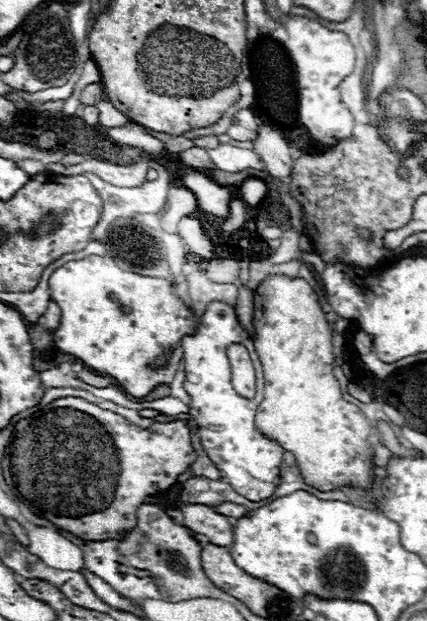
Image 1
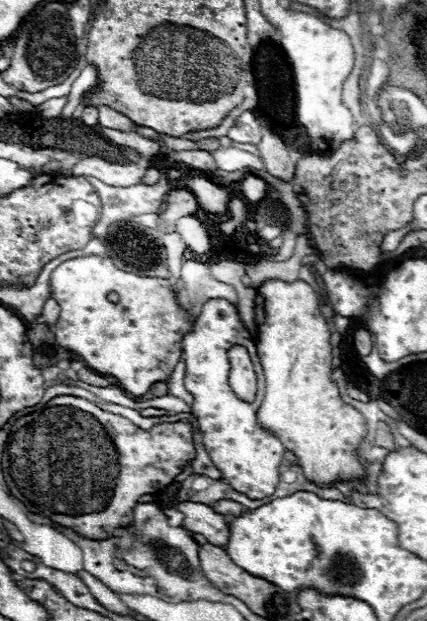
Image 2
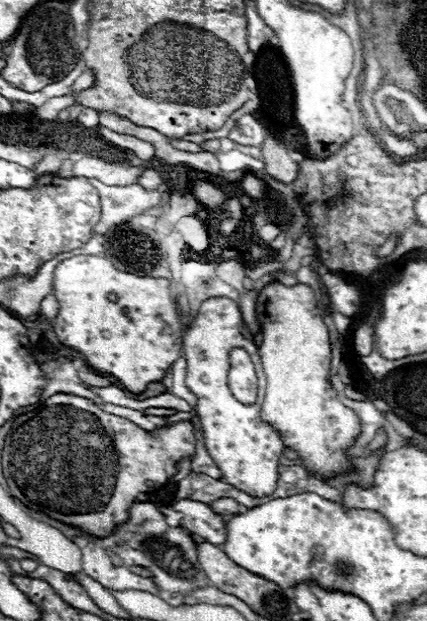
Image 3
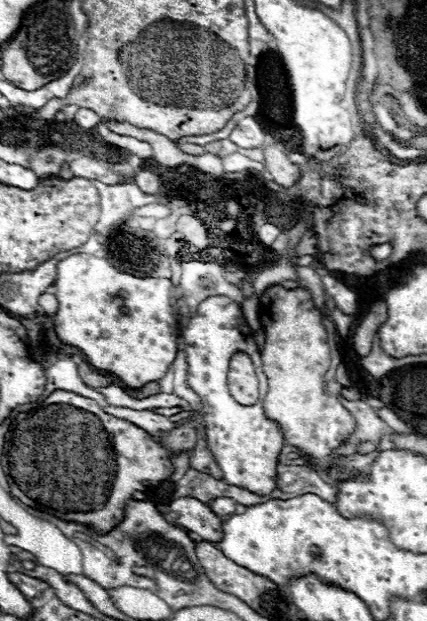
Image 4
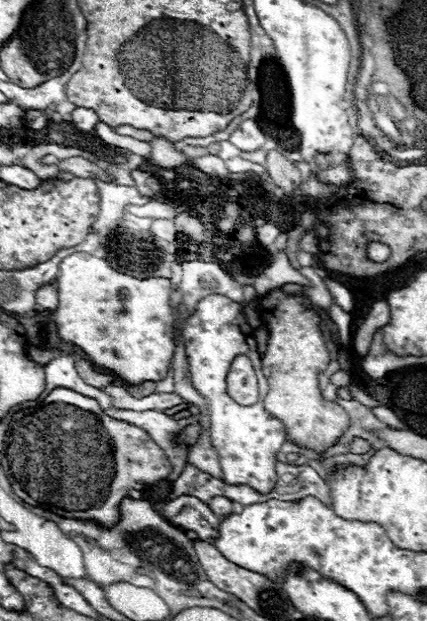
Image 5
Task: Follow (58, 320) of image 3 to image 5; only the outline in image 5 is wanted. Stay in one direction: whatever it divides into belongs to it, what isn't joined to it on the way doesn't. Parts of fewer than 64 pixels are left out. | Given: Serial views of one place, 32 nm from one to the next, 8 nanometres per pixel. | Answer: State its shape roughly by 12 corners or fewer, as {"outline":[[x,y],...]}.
{"outline":[[62,260],[64,342],[132,384],[166,378],[170,280]]}

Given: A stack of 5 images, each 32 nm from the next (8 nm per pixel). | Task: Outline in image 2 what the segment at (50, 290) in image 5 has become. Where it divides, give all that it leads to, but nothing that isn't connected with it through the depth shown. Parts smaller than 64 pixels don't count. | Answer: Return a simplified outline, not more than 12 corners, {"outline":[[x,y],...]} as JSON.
{"outline":[[50,296],[44,302],[42,320],[54,326],[60,316],[58,302]]}

